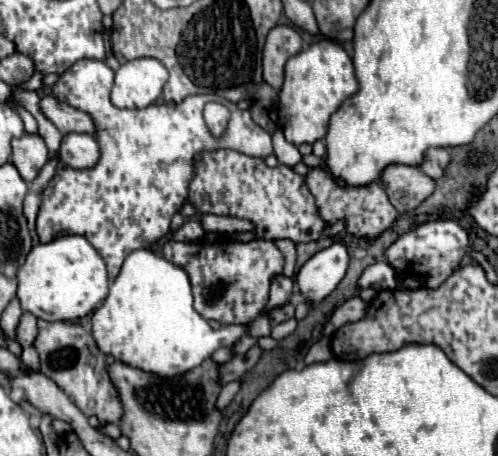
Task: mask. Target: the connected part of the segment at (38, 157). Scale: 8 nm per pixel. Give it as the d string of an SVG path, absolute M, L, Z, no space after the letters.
M24 134L12 140L12 164L18 168L22 180L32 182L48 160L48 148L38 134Z

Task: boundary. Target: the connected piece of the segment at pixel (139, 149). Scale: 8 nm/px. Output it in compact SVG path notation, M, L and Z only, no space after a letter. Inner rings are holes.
M78 60L72 68L68 68L58 78L58 82L52 86L52 94L60 102L76 106L94 118L96 132L100 132L100 150L102 150L102 158L98 164L114 164L114 188L112 188L112 178L108 178L108 172L102 174L102 170L104 170L102 166L94 166L90 170L74 170L68 166L60 166L56 170L54 178L48 182L48 188L44 188L44 192L42 192L42 204L40 204L38 218L36 218L36 234L38 234L40 242L48 242L64 232L86 236L88 242L104 258L110 280L114 280L118 276L122 262L130 252L140 250L140 248L150 248L156 240L160 240L162 236L168 234L172 216L184 206L186 196L188 196L188 182L194 174L194 154L198 154L202 150L218 150L218 148L238 150L246 156L256 156L256 158L266 158L268 154L272 154L270 134L264 132L252 120L248 110L240 110L236 104L232 104L220 96L198 94L198 96L188 96L188 98L184 98L184 102L174 104L174 106L154 104L144 110L120 110L110 102L112 82L114 82L114 72L108 66L104 66L104 62ZM210 100L224 104L232 114L228 128L220 138L210 134L210 130L202 118L204 104L208 104Z

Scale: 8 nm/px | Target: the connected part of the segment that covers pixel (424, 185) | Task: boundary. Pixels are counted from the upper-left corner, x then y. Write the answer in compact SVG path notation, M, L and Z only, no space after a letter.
M390 164L382 170L380 184L388 192L392 206L398 212L414 210L422 200L426 200L434 190L434 180L422 174L418 166Z

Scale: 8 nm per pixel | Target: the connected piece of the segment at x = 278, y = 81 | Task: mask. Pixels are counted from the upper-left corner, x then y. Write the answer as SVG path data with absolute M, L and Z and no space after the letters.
M277 25L268 34L264 44L264 80L272 88L280 88L284 82L284 64L288 58L298 54L302 48L302 37L299 30L291 25Z

